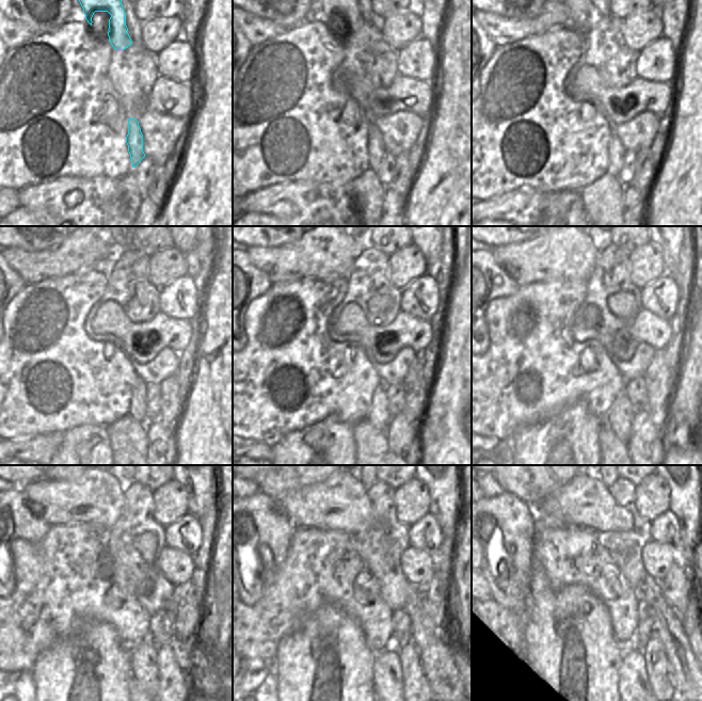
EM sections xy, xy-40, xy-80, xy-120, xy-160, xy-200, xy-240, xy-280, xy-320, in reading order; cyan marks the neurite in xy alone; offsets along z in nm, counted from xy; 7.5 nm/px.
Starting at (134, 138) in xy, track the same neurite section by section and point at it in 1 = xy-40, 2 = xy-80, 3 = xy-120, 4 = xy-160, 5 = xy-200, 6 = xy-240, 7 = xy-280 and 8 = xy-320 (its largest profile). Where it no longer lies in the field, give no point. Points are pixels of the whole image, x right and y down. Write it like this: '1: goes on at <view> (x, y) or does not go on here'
1: goes on at xy-40 (376, 148)
2: goes on at xy-80 (616, 150)
3: goes on at xy-120 (139, 401)
4: goes on at xy-160 (379, 416)
5: goes on at xy-200 (619, 418)
6: goes on at xy-240 (144, 659)
7: goes on at xy-280 (387, 680)
8: goes on at xy-320 (633, 682)

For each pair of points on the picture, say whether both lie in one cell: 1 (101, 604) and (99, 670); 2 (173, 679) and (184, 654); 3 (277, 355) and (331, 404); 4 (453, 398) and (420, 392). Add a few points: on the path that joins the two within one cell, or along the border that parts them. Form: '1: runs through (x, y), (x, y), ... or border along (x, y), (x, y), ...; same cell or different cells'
1: border along (77, 631), (89, 622), (107, 622), (118, 639); different cells
2: border along (169, 644), (179, 667), (187, 674), (189, 688); different cells
3: runs through (293, 363), (302, 366), (324, 388); same cell
4: border along (430, 385), (420, 417); different cells

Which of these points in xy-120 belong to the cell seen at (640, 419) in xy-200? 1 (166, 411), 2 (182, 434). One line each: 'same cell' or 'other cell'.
1: other cell
2: other cell

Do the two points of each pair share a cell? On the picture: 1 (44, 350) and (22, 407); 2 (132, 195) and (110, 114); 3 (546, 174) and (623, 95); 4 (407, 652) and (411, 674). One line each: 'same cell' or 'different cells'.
1: same cell
2: different cells
3: different cells
4: same cell

